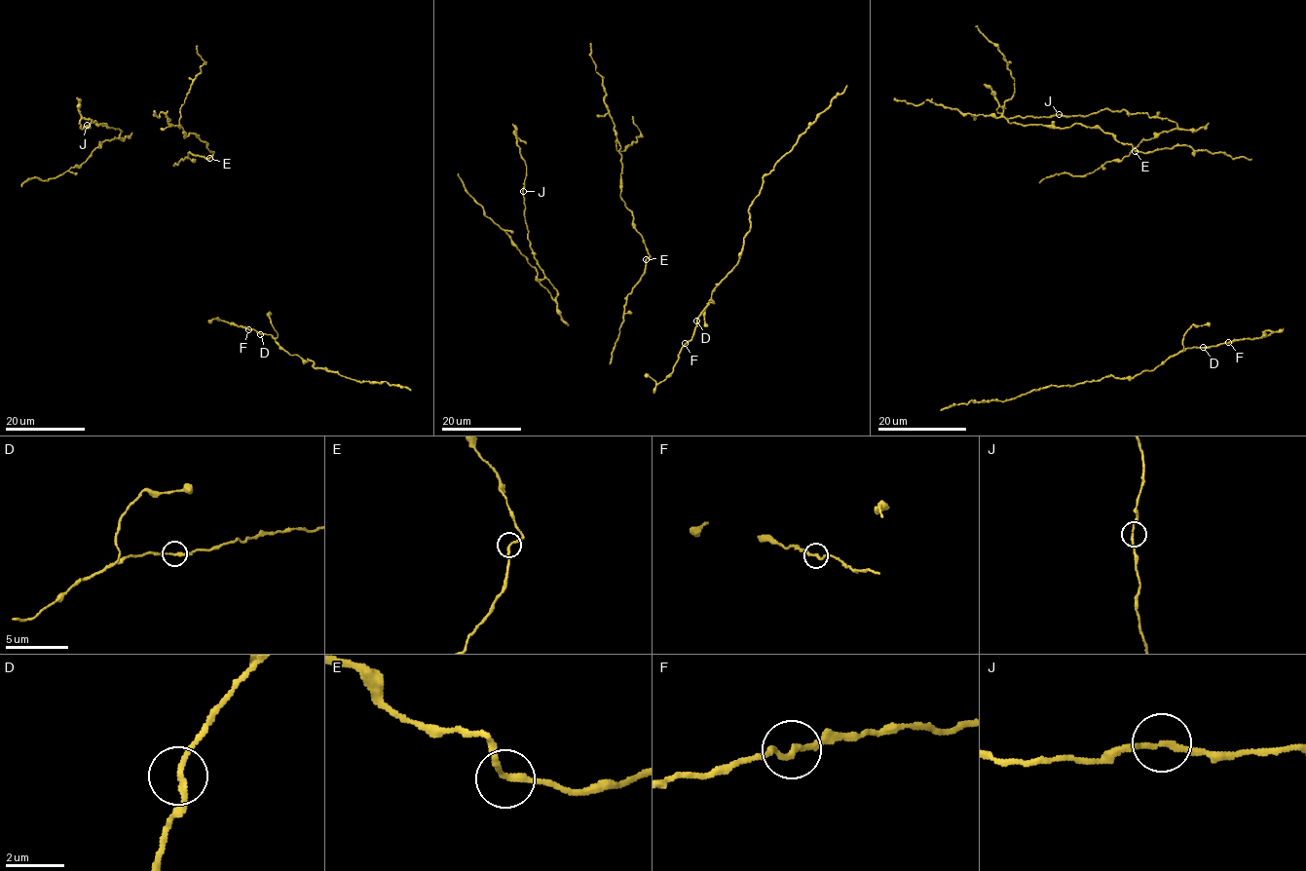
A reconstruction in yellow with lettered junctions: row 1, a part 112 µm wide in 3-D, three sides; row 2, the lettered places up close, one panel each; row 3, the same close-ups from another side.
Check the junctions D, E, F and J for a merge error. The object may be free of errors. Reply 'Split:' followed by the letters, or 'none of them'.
Split: none of them

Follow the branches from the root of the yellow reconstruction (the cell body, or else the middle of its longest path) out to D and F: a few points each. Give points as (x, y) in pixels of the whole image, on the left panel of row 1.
D: (212, 318), (253, 329), (260, 334)
F: (212, 318), (248, 329)

